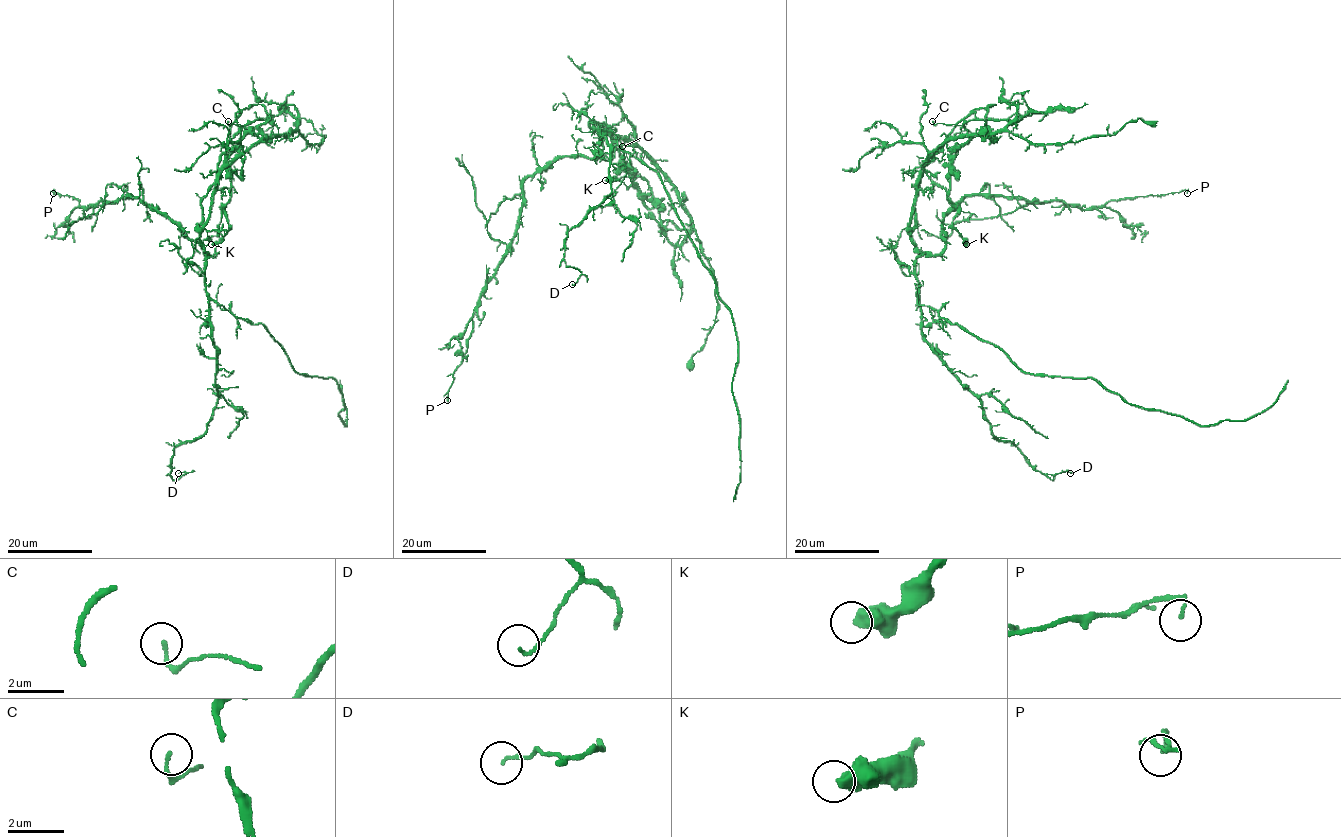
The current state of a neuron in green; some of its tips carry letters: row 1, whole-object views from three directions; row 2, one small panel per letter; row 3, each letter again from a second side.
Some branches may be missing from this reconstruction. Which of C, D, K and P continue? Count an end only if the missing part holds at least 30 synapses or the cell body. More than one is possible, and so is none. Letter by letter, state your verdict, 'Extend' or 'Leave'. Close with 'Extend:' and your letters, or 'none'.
C: Leave
D: Leave
K: Leave
P: Leave
Extend: none

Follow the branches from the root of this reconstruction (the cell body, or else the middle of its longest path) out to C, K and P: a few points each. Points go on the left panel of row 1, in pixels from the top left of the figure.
C: (222, 306), (206, 291), (200, 240), (218, 175), (259, 140), (297, 126), (286, 111), (271, 121), (228, 121)
K: (222, 306), (206, 291), (201, 227), (229, 127), (261, 104), (270, 119), (228, 156), (229, 229), (211, 244)
P: (222, 306), (205, 286), (209, 255), (138, 198), (100, 201), (83, 209), (73, 196), (53, 193)

